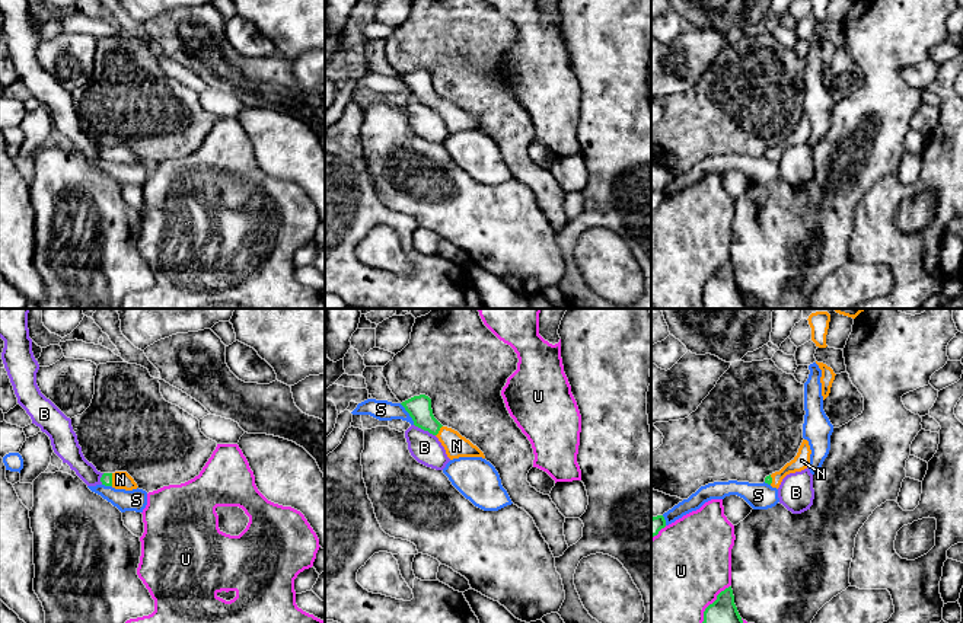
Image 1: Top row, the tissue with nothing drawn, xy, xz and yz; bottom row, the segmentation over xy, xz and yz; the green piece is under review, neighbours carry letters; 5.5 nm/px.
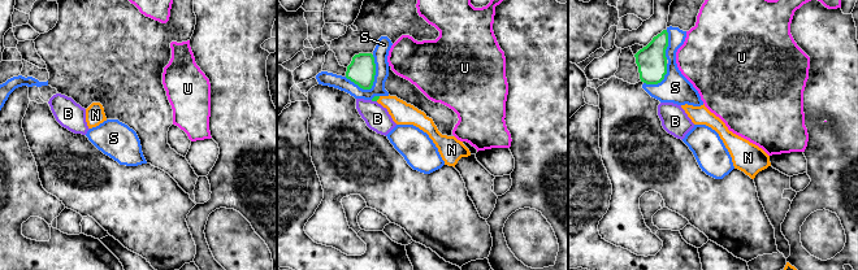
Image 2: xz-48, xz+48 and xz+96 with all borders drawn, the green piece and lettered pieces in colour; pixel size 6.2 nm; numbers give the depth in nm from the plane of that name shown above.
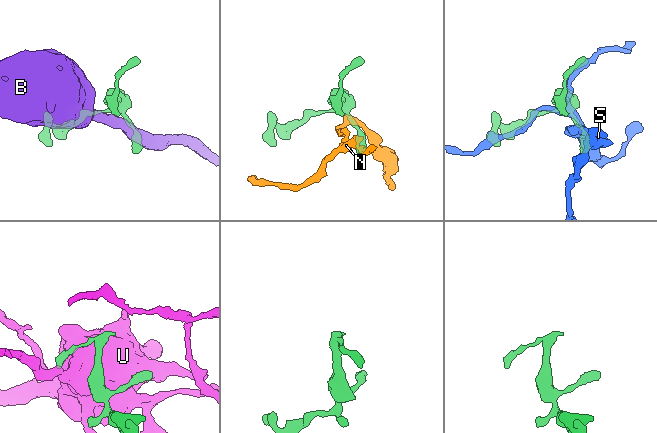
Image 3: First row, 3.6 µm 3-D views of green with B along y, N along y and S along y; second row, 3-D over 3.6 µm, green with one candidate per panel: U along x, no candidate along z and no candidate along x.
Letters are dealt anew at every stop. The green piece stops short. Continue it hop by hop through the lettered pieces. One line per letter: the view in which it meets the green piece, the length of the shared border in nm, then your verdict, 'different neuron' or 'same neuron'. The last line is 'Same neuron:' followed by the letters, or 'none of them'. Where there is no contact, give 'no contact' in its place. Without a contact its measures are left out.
B: meets green in xz; contact 140 nm long; different neuron
N: meets green in xy; contact 70 nm long; same neuron
S: meets green in xz; contact 150 nm long; different neuron
U: meets green in yz; contact 300 nm long; different neuron
Same neuron: N

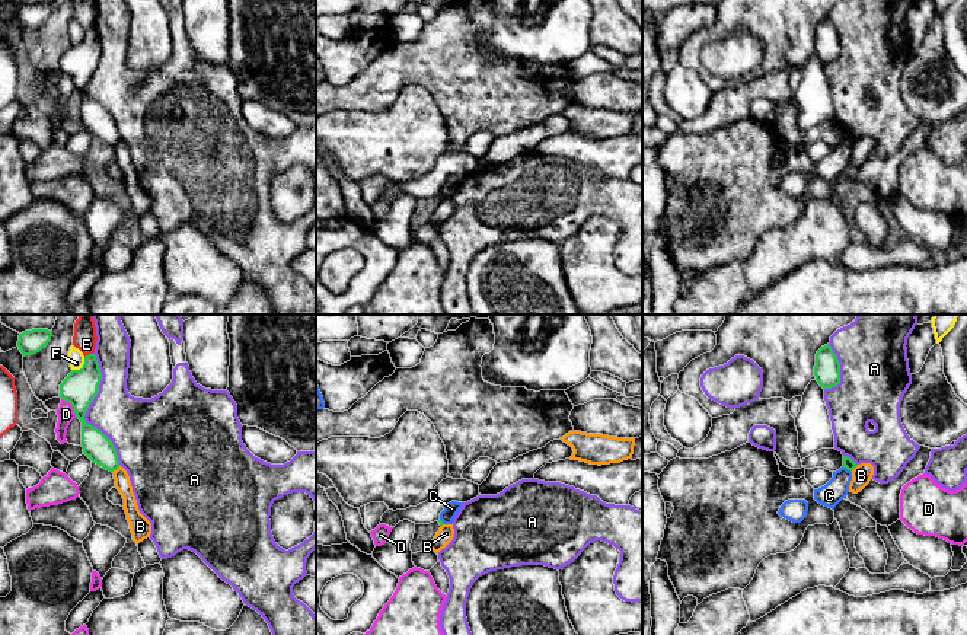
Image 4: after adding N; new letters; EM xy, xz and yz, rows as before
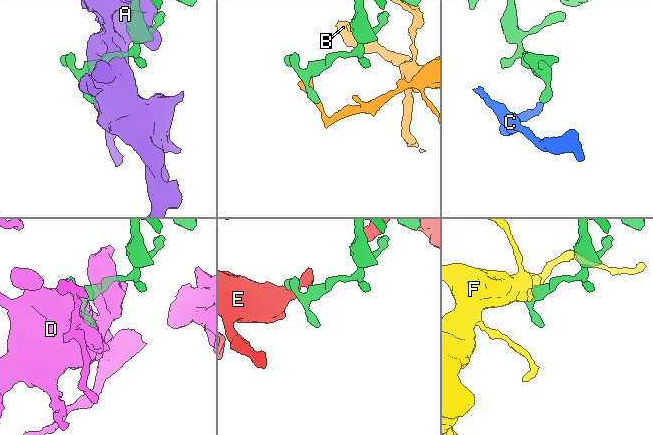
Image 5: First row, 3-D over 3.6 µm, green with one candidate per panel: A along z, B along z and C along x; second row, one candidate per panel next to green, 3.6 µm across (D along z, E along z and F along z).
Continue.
A: meets green in xy; contact 650 nm long; different neuron
B: meets green in xy; contact 60 nm long; different neuron
C: meets green in yz; contact 70 nm long; different neuron
D: meets green in xy; contact 140 nm long; different neuron
E: meets green in xy; contact 50 nm long; different neuron
F: meets green in xy; contact 100 nm long; different neuron
Same neuron: none of them

